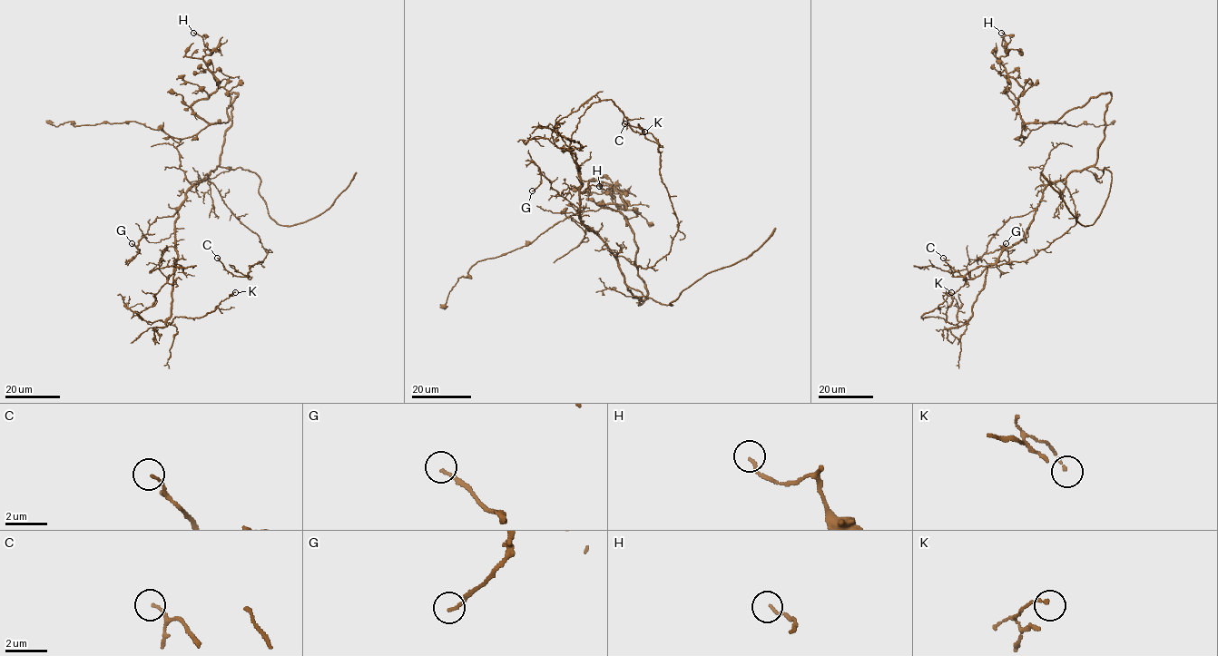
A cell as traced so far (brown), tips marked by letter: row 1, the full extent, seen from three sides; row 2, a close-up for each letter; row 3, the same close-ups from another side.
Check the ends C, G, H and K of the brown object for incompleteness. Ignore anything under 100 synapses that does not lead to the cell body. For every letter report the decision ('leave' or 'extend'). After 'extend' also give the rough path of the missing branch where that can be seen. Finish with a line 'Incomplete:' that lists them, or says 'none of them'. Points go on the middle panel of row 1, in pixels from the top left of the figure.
C: leave
G: leave
H: leave
K: leave
Incomplete: none of them

